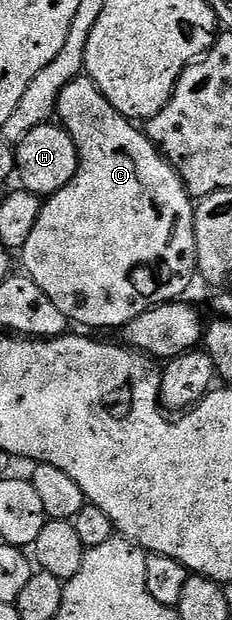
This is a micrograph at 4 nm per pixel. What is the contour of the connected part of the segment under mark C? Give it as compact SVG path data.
M83 74L77 76L72 82L68 82L68 86L64 88L58 99L56 116L66 133L76 142L78 169L72 182L68 182L68 186L61 188L55 196L49 197L43 203L40 218L36 218L36 226L32 226L32 234L28 234L28 242L24 242L24 246L20 250L22 264L26 267L23 269L25 275L30 276L32 282L36 282L36 286L40 286L40 290L44 290L44 294L48 294L48 298L52 298L52 302L65 314L67 321L74 323L75 320L76 323L83 324L86 327L83 329L86 330L94 330L90 328L120 330L128 322L132 322L132 318L144 314L150 308L181 299L183 297L181 295L189 288L193 278L195 280L197 275L194 220L196 204L183 184L181 176L166 160L161 150L146 137L145 131L135 121L118 113L116 106L112 106L112 102L108 102L108 98L104 98L104 94L98 89L96 82L89 76Z

